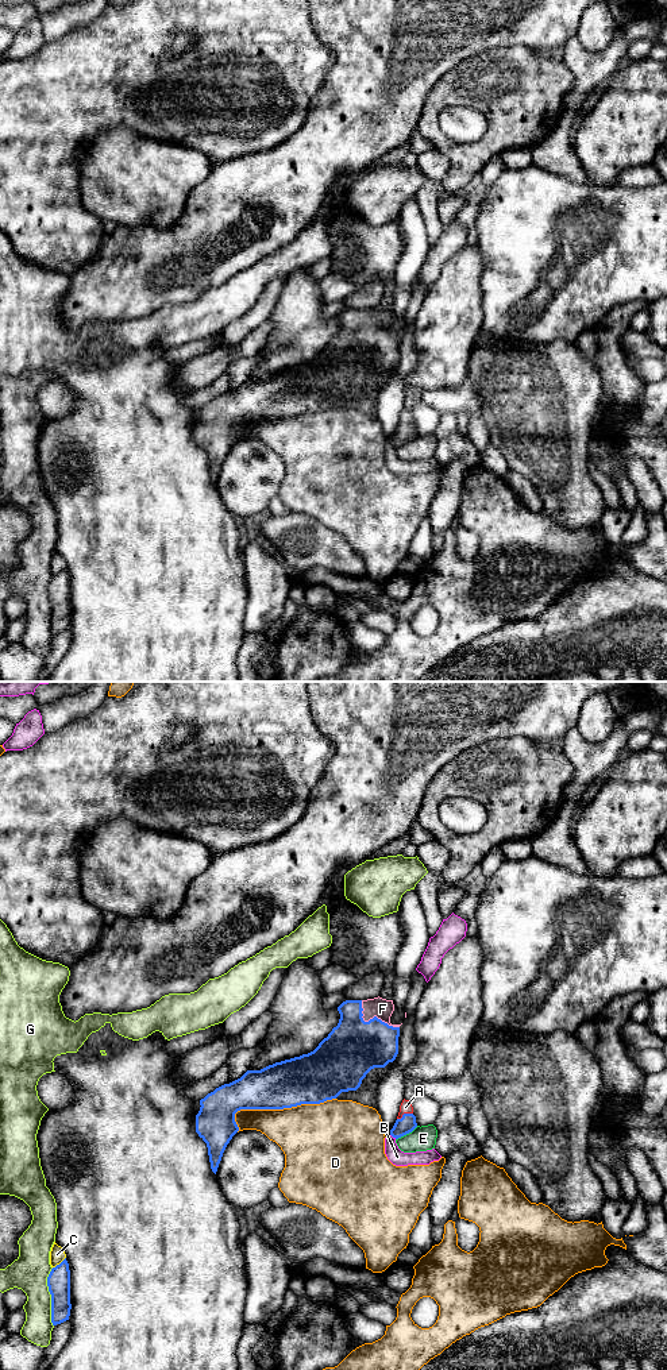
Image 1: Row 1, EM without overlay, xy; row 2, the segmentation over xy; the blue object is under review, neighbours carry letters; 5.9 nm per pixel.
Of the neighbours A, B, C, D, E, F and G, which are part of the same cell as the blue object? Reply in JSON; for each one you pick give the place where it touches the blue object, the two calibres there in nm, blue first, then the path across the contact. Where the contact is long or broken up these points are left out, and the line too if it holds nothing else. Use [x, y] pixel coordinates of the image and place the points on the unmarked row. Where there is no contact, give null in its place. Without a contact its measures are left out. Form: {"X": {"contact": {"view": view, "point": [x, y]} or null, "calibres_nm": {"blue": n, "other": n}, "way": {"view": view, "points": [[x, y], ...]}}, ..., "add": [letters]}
{"A": {"contact": {"view": "xy", "point": [404, 423]}, "calibres_nm": {"blue": 100, "other": 70}, "way": {"view": "xy", "points": [[407, 432], [404, 423], [405, 416]]}}, "F": {"contact": {"view": "xy", "point": [371, 328]}, "calibres_nm": {"blue": 320, "other": 120}, "way": {"view": "xy", "points": [[353, 357], [371, 328], [382, 317]]}}, "add": ["A", "F"]}

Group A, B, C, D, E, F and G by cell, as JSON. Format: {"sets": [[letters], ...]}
{"sets": [["A", "F"], ["B"], ["C"], ["D"], ["E"], ["G"]]}

